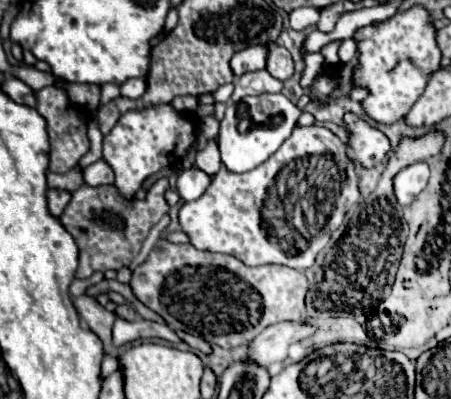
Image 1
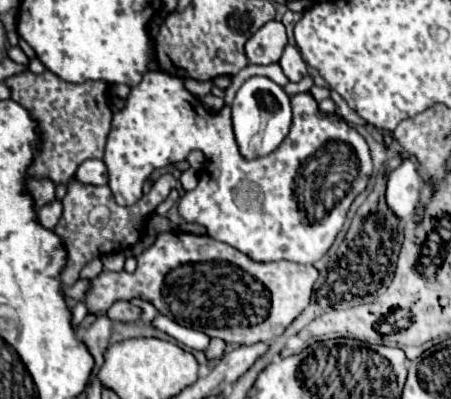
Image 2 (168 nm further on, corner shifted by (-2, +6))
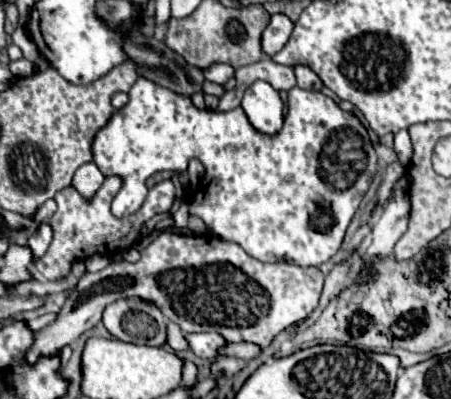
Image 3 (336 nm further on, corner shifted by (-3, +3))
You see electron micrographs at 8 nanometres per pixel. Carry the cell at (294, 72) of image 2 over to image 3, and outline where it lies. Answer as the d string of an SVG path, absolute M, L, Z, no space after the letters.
M295 66L295 76L297 76L297 86L303 90L311 90L311 92L321 92L323 90L323 82L319 80L319 76L307 68L307 66Z

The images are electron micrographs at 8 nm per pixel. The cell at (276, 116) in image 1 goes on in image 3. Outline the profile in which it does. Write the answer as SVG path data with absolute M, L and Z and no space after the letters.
M253 82L241 102L249 122L263 134L275 134L283 124L283 100L269 82Z

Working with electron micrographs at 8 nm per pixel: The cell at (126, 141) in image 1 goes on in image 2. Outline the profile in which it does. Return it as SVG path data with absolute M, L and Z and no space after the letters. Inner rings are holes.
M148 71L146 77L142 77L142 81L130 89L124 109L112 117L112 127L106 141L106 153L102 161L108 167L110 175L108 185L116 197L116 203L134 205L143 196L144 183L154 169L183 161L190 151L200 147L200 151L206 155L206 177L198 181L198 187L194 191L186 193L180 199L178 213L184 221L206 227L208 237L236 247L254 261L280 261L280 259L296 263L318 261L330 249L338 231L342 229L348 207L358 197L358 193L366 189L372 173L372 159L362 135L356 129L348 127L338 115L322 113L310 93L298 93L292 97L292 113L294 113L292 127L282 145L268 157L246 161L240 157L238 145L234 141L228 105L222 111L212 113L202 105L200 99L192 97L184 89L184 81L180 77L162 71ZM306 161L308 161L306 167L308 207L300 211L298 201L294 197L294 187L296 177Z

